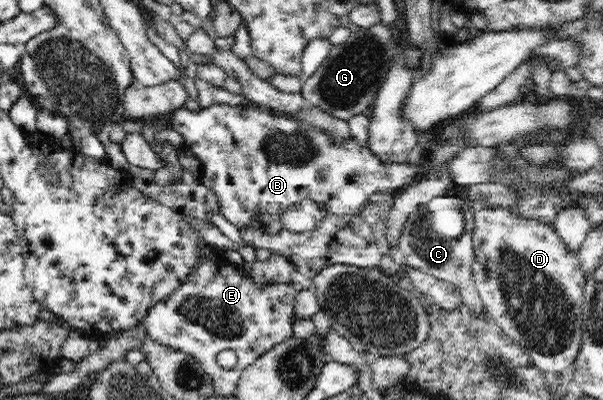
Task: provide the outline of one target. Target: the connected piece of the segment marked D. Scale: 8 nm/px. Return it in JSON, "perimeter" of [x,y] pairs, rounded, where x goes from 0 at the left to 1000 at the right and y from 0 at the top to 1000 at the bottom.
{"perimeter":[[[779,495],[786,528],[788,620],[783,698],[814,800],[833,833],[856,855],[881,905],[905,935],[932,930],[954,908],[967,850],[965,760],[973,698],[960,668],[959,635],[945,628],[912,560],[857,540],[854,530],[808,518],[801,500]]]}

